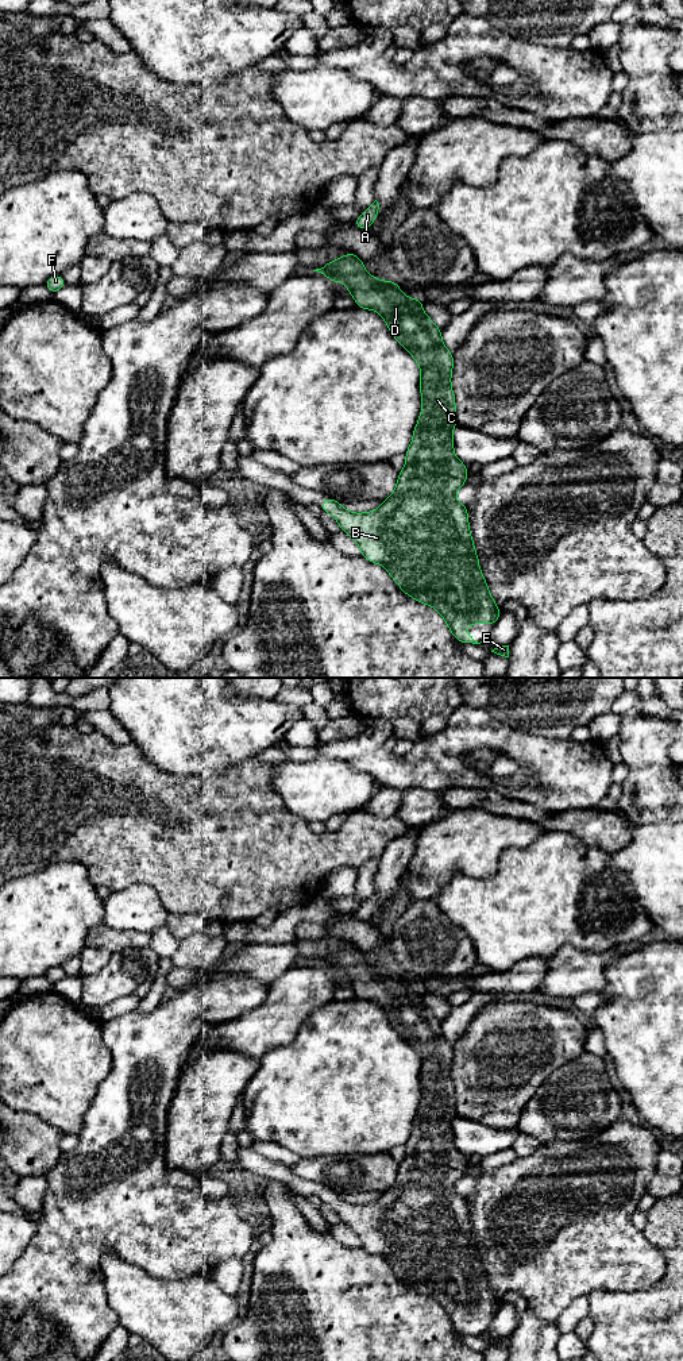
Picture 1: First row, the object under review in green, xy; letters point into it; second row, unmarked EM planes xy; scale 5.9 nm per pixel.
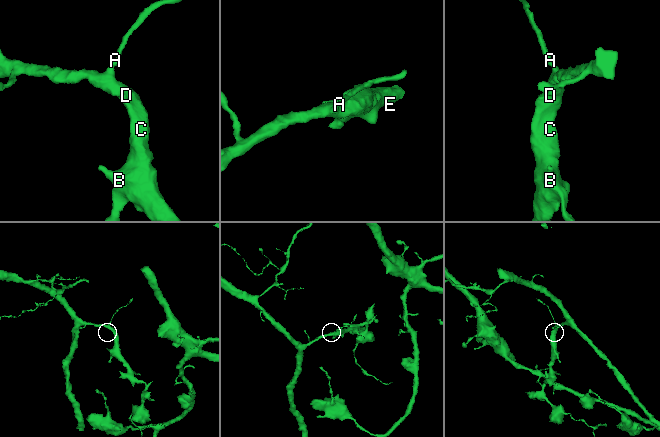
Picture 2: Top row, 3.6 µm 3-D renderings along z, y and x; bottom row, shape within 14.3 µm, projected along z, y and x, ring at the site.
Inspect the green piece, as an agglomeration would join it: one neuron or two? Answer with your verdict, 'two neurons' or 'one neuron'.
one neuron

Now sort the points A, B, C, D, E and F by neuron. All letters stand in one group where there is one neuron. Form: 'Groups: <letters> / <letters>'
Groups: A B C D E F

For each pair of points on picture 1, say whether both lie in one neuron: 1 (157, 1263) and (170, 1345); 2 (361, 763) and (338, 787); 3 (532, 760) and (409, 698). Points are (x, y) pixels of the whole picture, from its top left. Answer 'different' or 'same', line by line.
1: different
2: different
3: different

